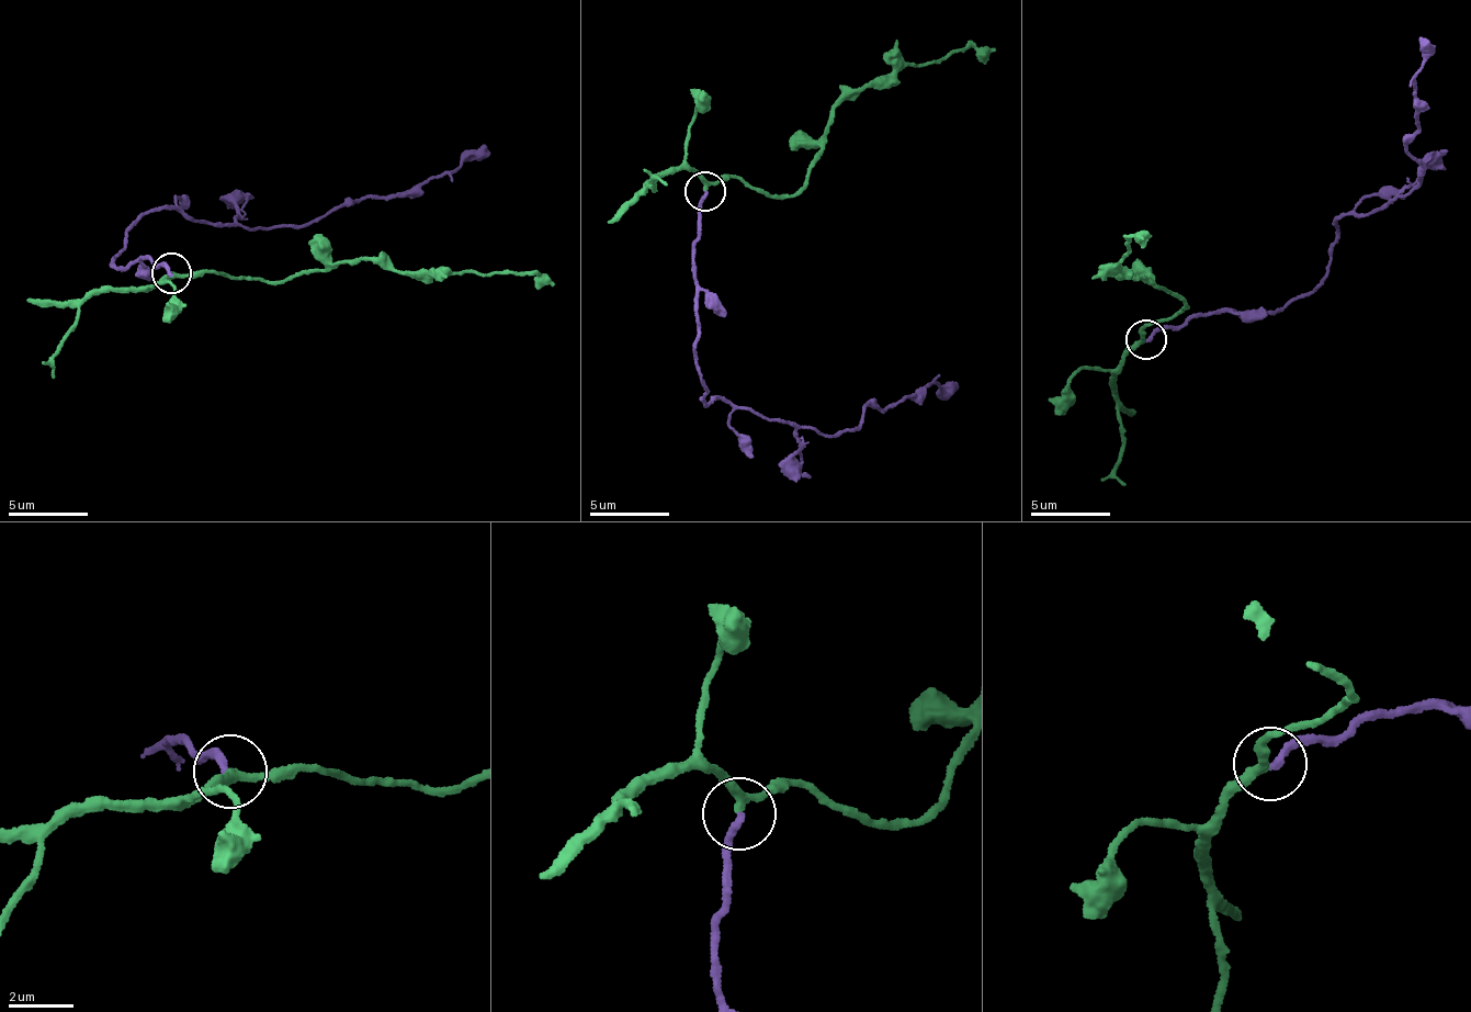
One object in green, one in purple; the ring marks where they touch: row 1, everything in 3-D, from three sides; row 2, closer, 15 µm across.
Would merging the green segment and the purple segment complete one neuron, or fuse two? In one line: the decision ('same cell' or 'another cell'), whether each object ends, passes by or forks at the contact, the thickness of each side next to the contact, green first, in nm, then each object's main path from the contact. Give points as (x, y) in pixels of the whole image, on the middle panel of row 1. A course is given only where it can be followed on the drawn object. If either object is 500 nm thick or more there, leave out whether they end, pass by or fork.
same cell | green passes by | purple ends | 260/220 nm | green via (702, 192), (730, 178), (790, 198), (839, 104), (909, 65), (971, 45), (996, 51) | purple via (705, 192), (692, 259), (709, 405), (834, 435), (852, 431), (867, 406), (885, 411), (931, 384), (954, 386)

